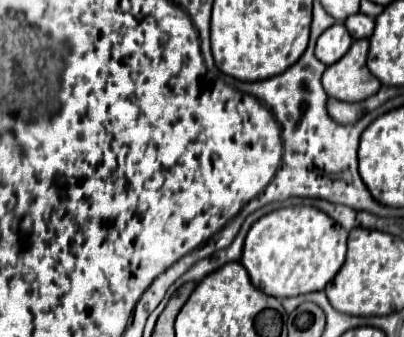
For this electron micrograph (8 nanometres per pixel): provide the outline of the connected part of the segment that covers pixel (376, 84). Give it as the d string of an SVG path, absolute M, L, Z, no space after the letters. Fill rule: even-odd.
M368 39L354 41L352 47L348 49L348 55L344 55L340 63L326 67L322 75L322 85L328 97L356 103L372 97L380 89L382 83L366 67L368 47L370 47Z

